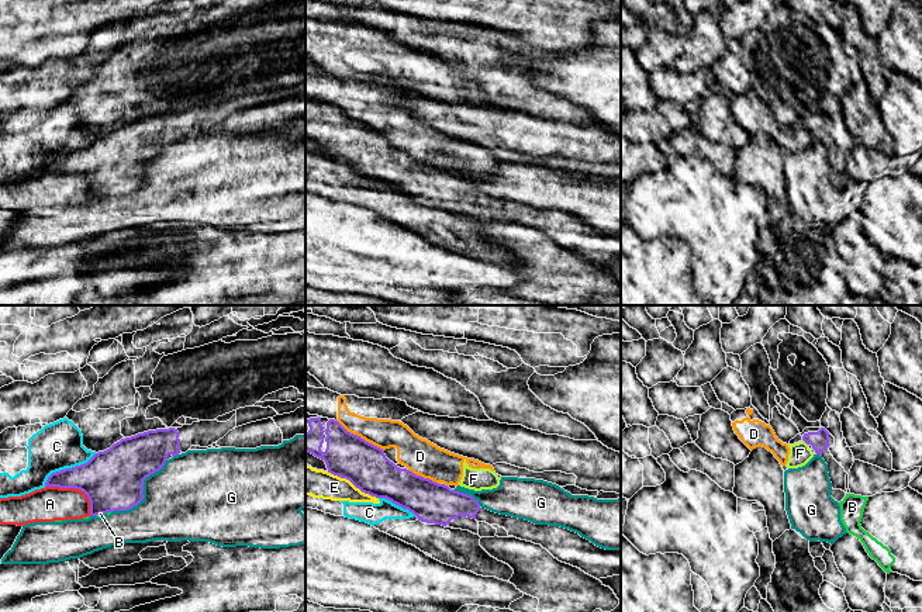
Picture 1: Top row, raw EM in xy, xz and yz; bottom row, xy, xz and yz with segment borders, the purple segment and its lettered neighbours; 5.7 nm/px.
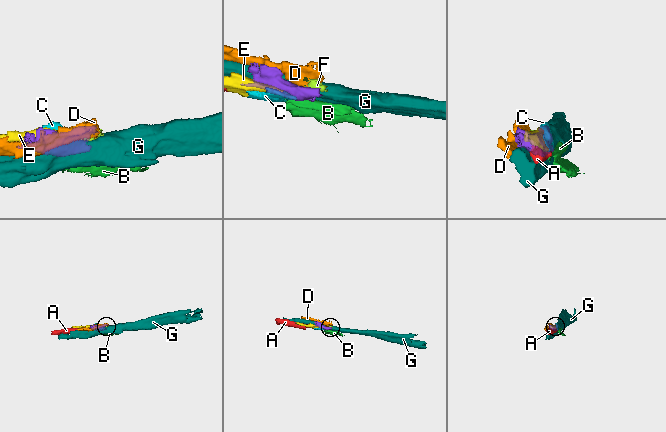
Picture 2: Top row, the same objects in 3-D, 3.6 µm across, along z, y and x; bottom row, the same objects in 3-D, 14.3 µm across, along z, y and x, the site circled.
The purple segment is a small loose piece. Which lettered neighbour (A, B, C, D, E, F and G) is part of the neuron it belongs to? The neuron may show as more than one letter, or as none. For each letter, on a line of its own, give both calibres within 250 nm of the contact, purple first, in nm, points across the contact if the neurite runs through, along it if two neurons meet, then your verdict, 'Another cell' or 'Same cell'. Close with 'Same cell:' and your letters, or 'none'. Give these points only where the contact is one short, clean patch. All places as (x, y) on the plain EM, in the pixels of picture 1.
A: Thickness 360 nm (purple) against 200 nm. Another cell
B: Thickness 360 nm (purple) against 20 nm. Another cell
C: Thickness 320 nm (purple) against 280 nm. Another cell
D: Thickness 260 nm (purple) against 170 nm. Another cell
E: Thickness 260 nm (purple) against 160 nm. Another cell
F: Thickness 110 nm (purple) against 130 nm. Boundary: yz (803, 124), (807, 130). Another cell
G: Thickness 360 nm (purple) against 460 nm. Another cell
Same cell: none

